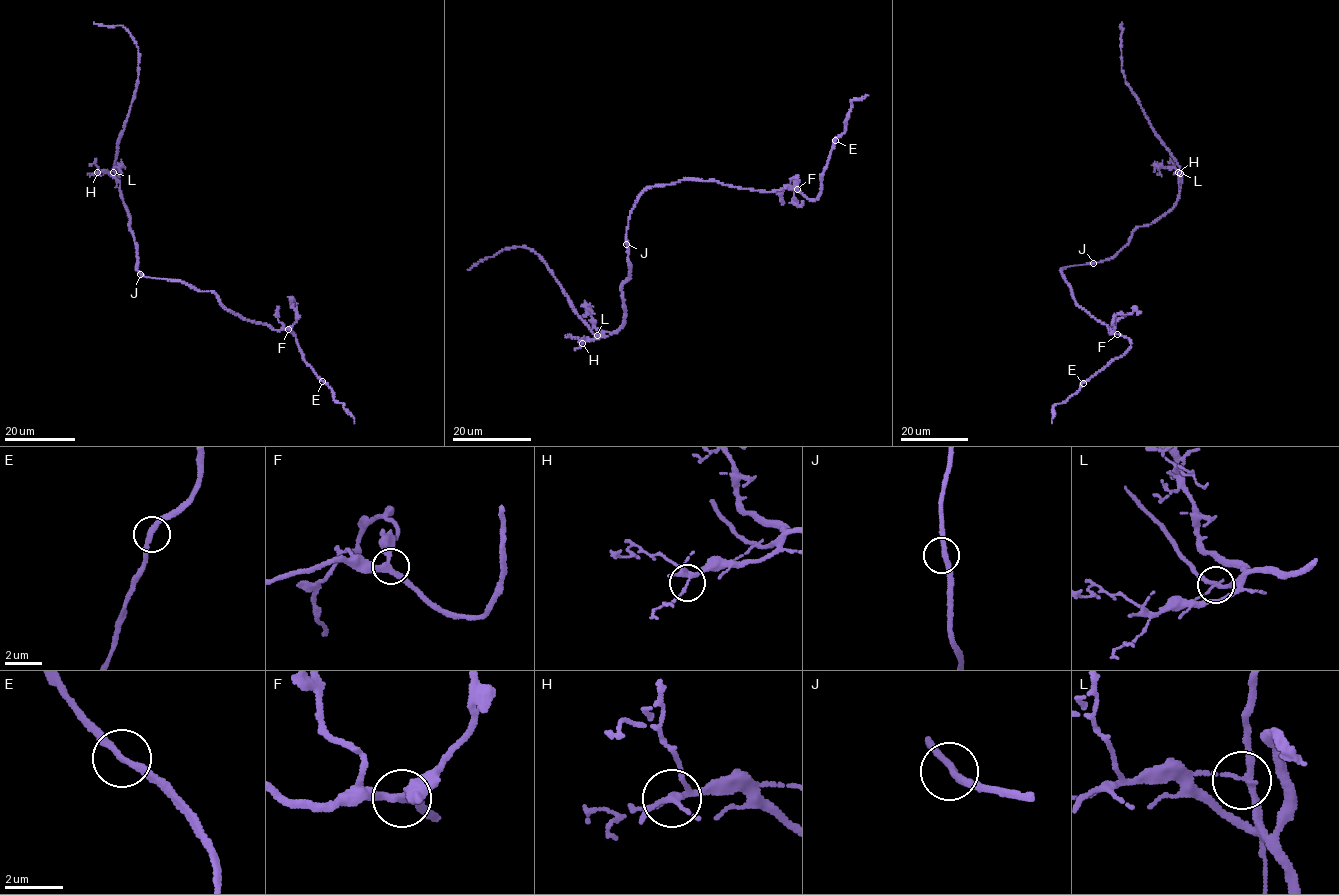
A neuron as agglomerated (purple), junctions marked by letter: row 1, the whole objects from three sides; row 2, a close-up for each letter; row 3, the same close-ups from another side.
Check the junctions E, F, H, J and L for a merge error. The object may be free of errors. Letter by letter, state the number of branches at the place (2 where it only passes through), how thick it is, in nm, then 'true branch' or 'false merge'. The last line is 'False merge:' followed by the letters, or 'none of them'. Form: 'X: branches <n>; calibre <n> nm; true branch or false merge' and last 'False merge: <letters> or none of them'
E: branches 2; calibre 220 nm; true branch
F: branches 3; calibre 240 nm; true branch
H: branches 5; calibre 180 nm; true branch
J: branches 2; calibre 240 nm; true branch
L: branches 3; calibre 170 nm; true branch
False merge: none of them

